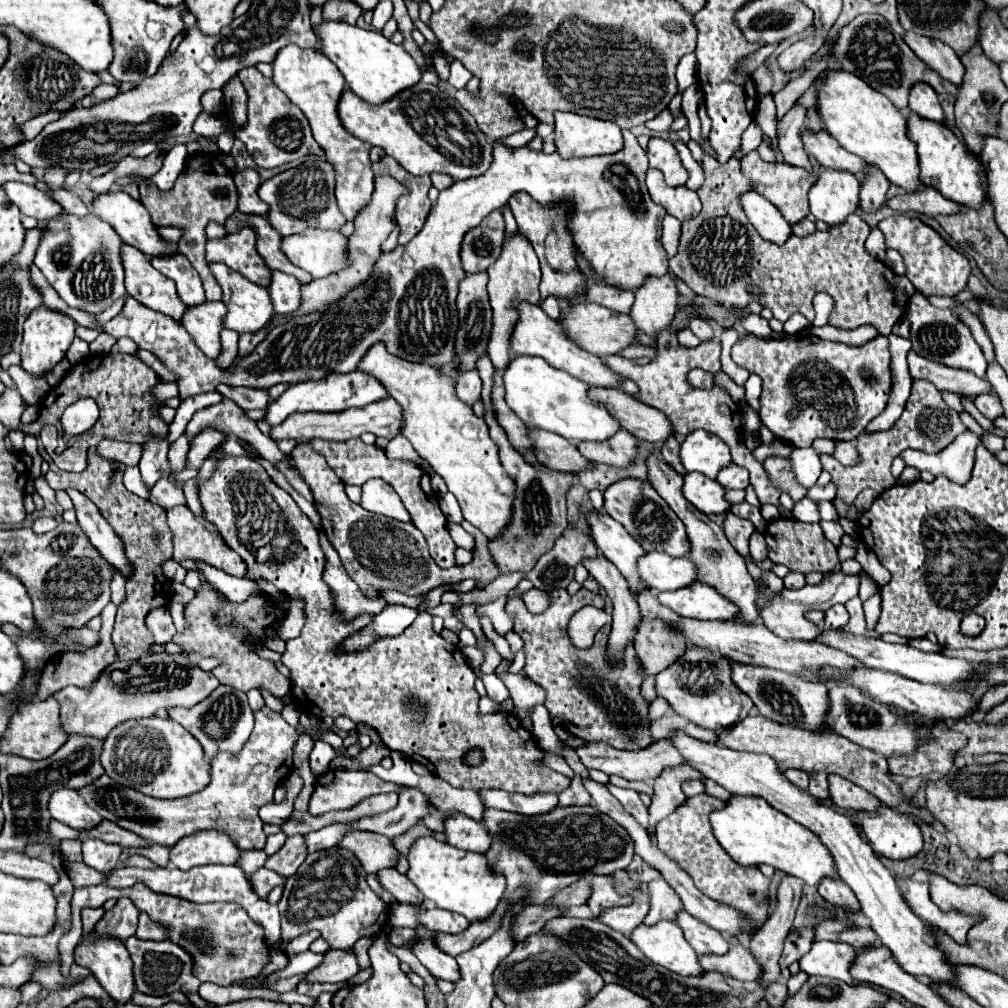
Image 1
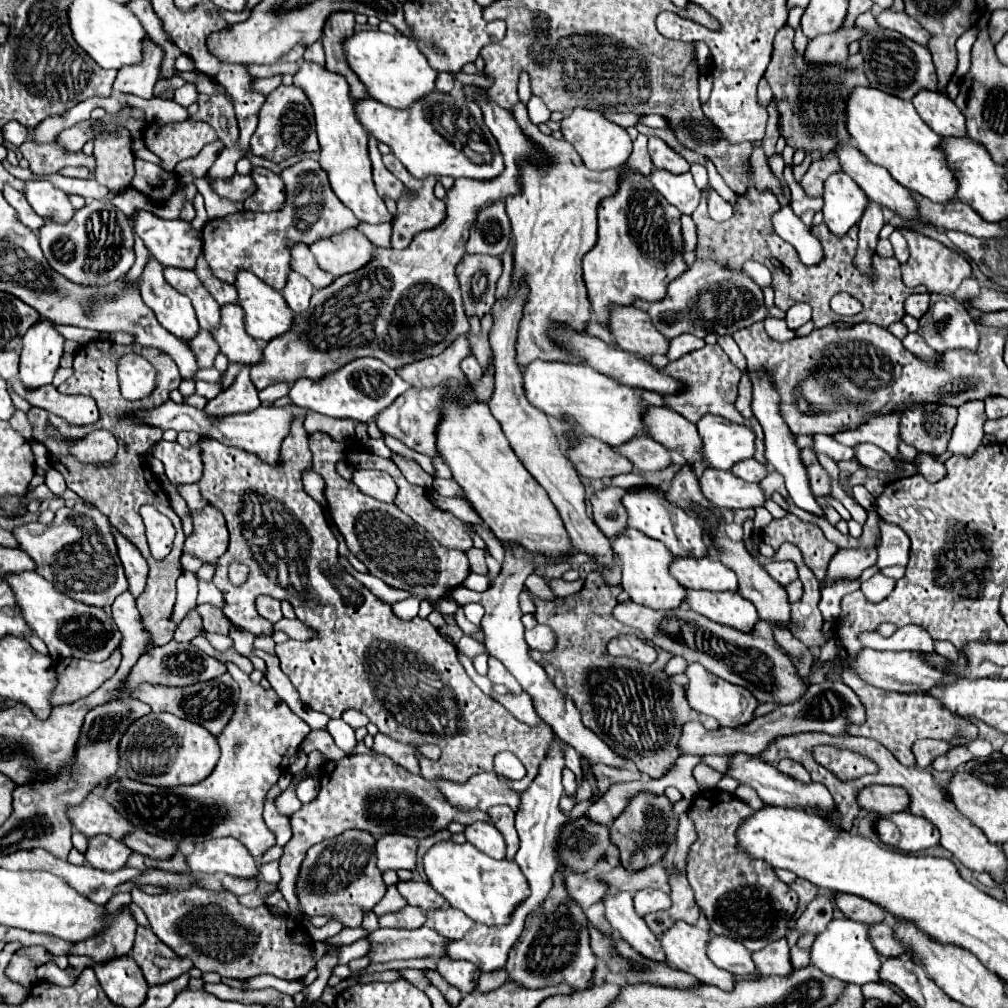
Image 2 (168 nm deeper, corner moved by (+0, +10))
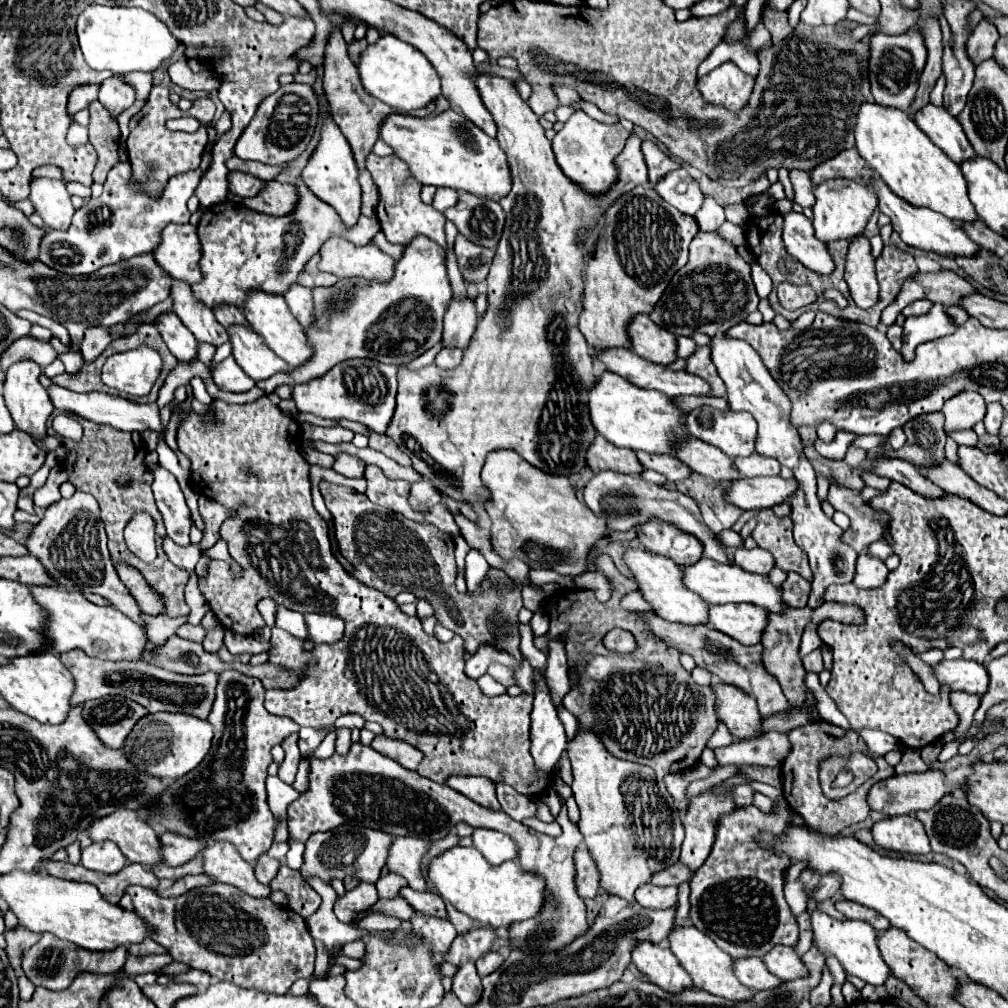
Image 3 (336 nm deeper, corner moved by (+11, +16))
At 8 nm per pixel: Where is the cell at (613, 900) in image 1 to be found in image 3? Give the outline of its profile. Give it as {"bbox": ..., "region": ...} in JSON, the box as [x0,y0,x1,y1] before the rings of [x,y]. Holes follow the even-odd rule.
{"bbox":[632,942,694,992],"region":[[[640,942],[632,952],[632,962],[642,974],[648,976],[652,984],[660,986],[666,992],[684,992],[684,988],[694,986],[688,972],[680,968],[676,956],[656,944]]]}

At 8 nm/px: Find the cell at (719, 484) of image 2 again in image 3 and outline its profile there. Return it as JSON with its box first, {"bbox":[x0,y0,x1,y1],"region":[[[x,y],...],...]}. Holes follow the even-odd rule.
{"bbox":[726,476,798,510],"region":[[[782,476],[770,478],[740,478],[732,482],[726,492],[726,500],[744,510],[762,510],[774,508],[778,504],[790,502],[798,488],[798,480],[784,480]]]}

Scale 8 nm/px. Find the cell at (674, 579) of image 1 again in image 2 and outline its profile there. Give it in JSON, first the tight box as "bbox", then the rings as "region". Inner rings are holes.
{"bbox":[671,558,737,590],"region":[[[673,558],[671,576],[685,588],[699,590],[737,590],[737,576],[731,568],[723,566],[719,560],[705,558]]]}

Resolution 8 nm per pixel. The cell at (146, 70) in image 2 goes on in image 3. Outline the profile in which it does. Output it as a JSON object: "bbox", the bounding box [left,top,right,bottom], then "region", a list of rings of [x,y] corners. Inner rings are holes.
{"bbox":[98,76,134,118],"region":[[[112,76],[102,82],[98,100],[110,112],[112,118],[118,118],[126,108],[134,104],[134,88],[124,84],[118,76]]]}

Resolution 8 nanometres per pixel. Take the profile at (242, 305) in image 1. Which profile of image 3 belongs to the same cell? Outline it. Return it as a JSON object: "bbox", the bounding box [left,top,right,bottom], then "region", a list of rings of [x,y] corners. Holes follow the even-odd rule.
{"bbox":[244,292,312,368],"region":[[[248,292],[248,300],[244,304],[246,320],[252,324],[252,330],[264,338],[264,342],[292,368],[306,364],[312,358],[312,346],[308,344],[306,332],[302,330],[300,322],[292,316],[286,300],[282,296],[270,296],[264,292]]]}

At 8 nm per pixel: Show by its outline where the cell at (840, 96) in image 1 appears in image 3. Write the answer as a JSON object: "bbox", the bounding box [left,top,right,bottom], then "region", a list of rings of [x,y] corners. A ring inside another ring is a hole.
{"bbox":[854,104,980,224],"region":[[[862,104],[860,112],[856,116],[856,132],[854,134],[856,134],[856,148],[858,148],[860,156],[882,176],[886,186],[896,196],[900,196],[908,204],[916,204],[918,208],[930,208],[934,212],[940,212],[946,218],[956,220],[956,222],[972,224],[972,222],[980,220],[980,216],[976,214],[976,210],[968,198],[966,180],[964,180],[960,168],[952,160],[948,160],[948,156],[944,156],[944,152],[902,110],[884,108],[880,104]]]}

